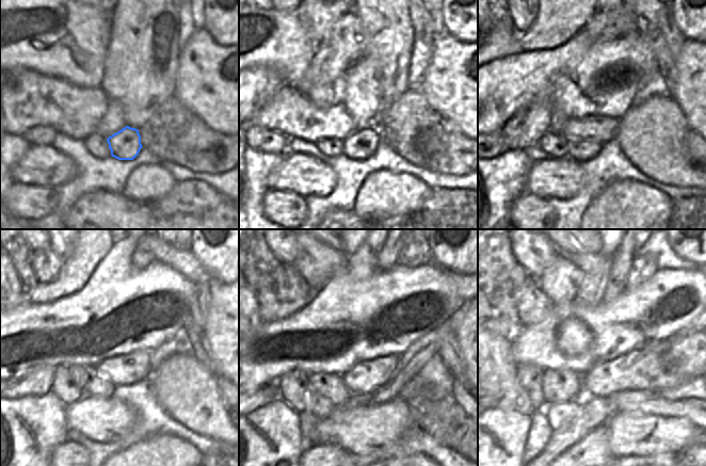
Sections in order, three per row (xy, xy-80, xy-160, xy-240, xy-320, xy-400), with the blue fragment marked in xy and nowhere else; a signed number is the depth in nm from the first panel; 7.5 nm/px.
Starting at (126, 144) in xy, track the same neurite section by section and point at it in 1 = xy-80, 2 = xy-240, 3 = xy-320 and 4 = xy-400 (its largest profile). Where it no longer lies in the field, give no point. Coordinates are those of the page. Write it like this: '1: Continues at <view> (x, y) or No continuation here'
1: Continues at xy-80 (362, 144)
2: Continues at xy-240 (96, 386)
3: Continues at xy-320 (331, 386)
4: Continues at xy-400 (558, 385).

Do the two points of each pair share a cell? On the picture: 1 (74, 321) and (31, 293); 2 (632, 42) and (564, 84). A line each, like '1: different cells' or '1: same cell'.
1: different cells
2: same cell

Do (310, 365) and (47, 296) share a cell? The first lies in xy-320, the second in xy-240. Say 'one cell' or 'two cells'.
two cells

